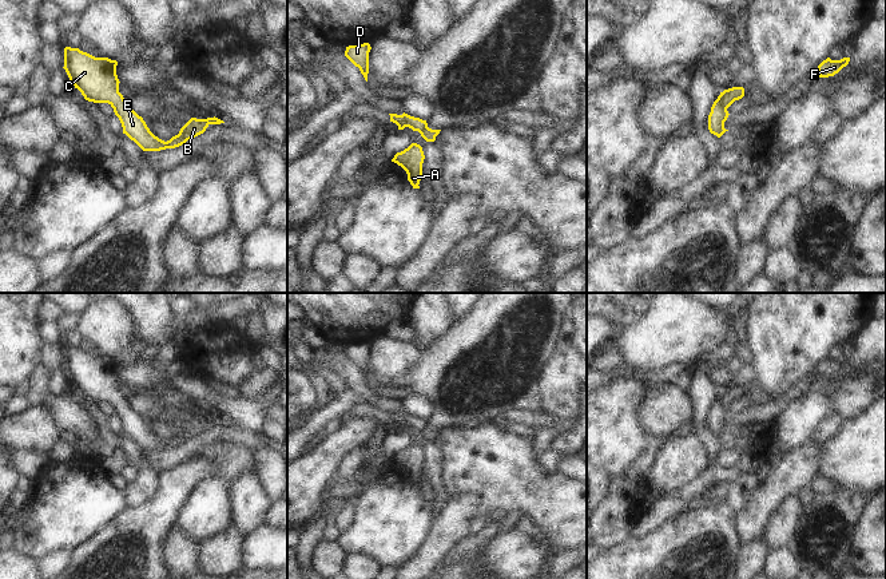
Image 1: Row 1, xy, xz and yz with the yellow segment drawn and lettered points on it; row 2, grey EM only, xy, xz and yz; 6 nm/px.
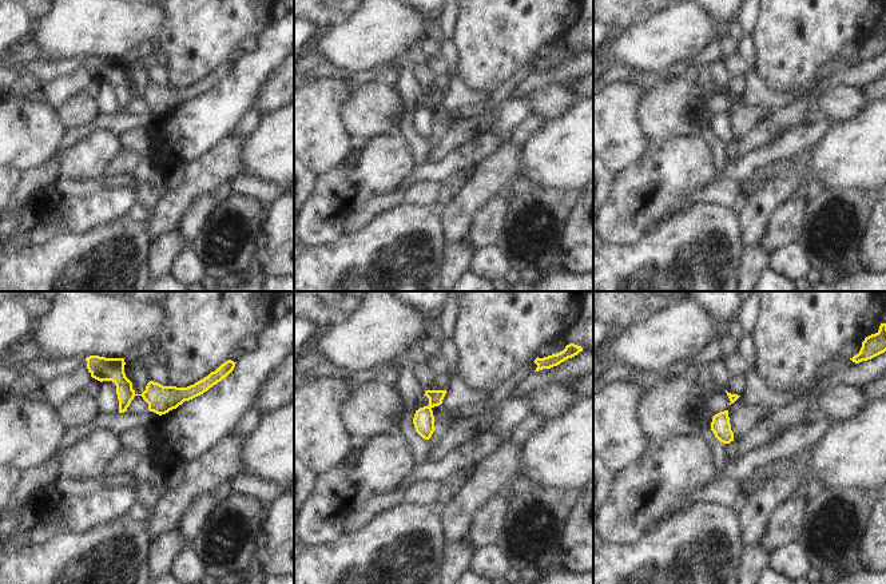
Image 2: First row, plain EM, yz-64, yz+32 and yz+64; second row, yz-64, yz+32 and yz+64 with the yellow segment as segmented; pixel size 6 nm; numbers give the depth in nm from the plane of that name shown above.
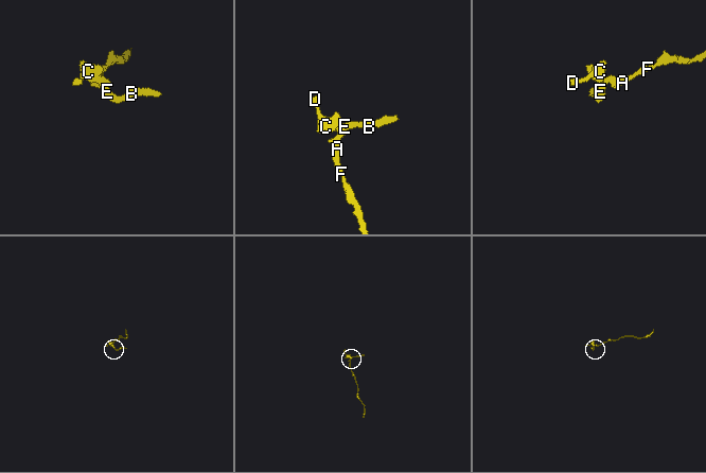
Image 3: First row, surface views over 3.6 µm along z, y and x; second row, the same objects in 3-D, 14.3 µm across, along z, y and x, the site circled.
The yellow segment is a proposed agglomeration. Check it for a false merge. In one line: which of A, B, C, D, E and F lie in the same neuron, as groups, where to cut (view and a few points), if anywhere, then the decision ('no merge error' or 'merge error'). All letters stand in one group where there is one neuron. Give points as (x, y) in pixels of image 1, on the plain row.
groups A F / B C D E; cut yz (716, 399), (726, 408); merge error

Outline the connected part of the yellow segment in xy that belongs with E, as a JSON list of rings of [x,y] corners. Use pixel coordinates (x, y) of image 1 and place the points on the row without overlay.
[[[64,348],[64,369],[69,384],[78,388],[86,400],[94,402],[108,402],[119,417],[123,433],[134,440],[143,451],[160,451],[175,448],[187,440],[203,433],[210,424],[225,423],[218,417],[191,417],[178,435],[164,441],[155,436],[142,416],[130,408],[127,400],[119,392],[116,374],[116,360],[95,357],[79,348]]]

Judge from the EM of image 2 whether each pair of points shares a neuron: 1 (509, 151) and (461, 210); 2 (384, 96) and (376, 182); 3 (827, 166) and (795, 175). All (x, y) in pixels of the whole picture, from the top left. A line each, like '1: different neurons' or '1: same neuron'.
1: same neuron
2: different neurons
3: different neurons

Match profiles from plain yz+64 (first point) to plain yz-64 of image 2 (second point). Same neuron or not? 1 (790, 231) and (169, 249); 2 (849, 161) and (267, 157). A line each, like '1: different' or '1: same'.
1: different
2: same

